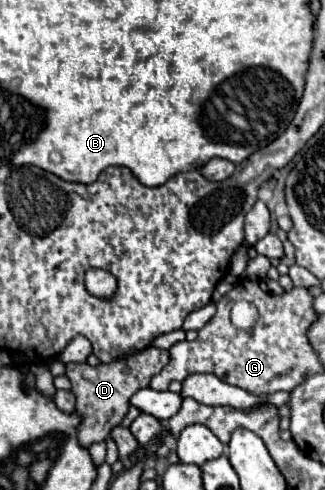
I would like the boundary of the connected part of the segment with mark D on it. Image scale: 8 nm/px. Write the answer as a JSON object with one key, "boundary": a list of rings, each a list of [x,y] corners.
{"boundary":[[[146,347],[144,351],[124,359],[112,361],[108,365],[88,365],[88,363],[68,363],[66,377],[72,381],[72,393],[76,395],[74,413],[82,419],[78,425],[78,443],[88,449],[96,441],[104,441],[114,425],[120,425],[128,413],[130,397],[150,385],[150,379],[160,373],[168,363],[168,351],[158,347]]]}

